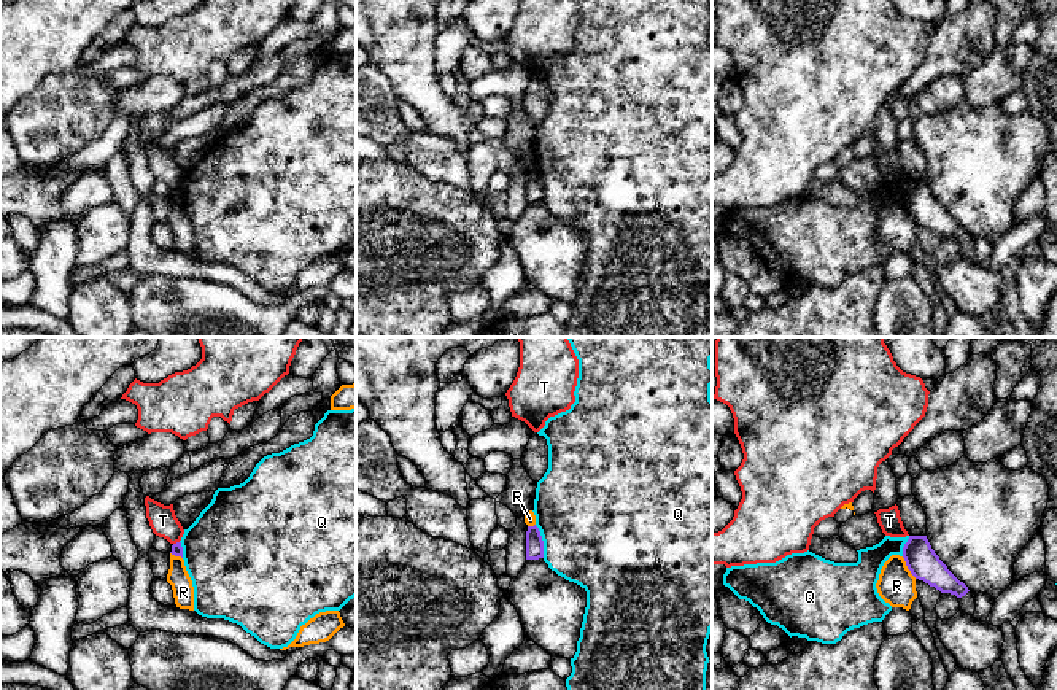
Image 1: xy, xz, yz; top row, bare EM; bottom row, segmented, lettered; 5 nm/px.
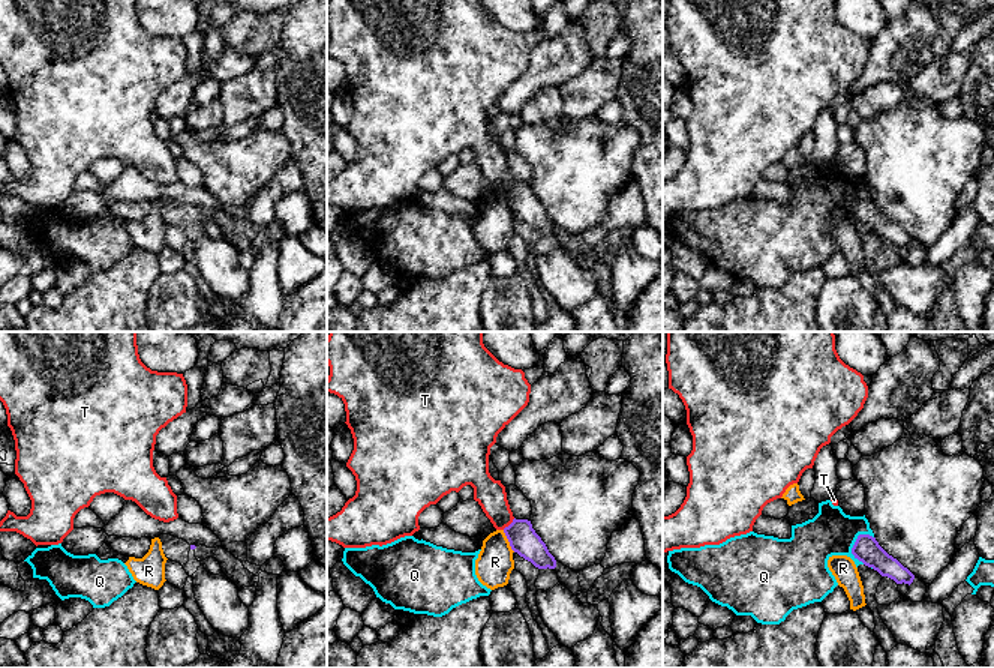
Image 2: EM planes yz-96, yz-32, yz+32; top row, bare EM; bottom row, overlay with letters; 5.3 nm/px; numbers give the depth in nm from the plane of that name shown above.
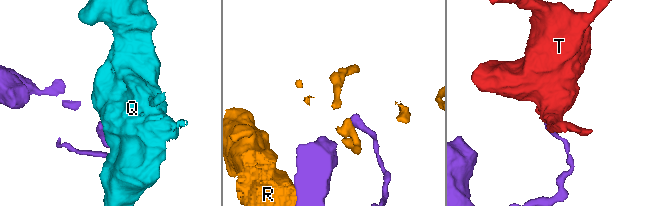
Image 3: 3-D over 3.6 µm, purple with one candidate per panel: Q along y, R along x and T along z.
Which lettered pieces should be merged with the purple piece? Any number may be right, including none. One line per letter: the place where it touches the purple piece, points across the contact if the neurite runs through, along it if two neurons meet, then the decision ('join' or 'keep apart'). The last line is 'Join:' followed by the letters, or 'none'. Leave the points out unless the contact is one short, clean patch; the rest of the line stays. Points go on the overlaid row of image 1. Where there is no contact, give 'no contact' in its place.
Q: meets purple in xz at (542, 541); keep apart
R: meets purple in yz at (908, 568); keep apart
T: meets purple in xy at (177, 542); border along xy (178, 541), (174, 544); keep apart
Join: none

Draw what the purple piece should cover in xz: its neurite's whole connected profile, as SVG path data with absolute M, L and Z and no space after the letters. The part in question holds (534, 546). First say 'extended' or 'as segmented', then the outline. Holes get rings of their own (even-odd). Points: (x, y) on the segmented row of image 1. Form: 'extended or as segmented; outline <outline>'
as segmented; outline M528 526L526 531L526 560L539 560L544 558L544 541L539 528Z

